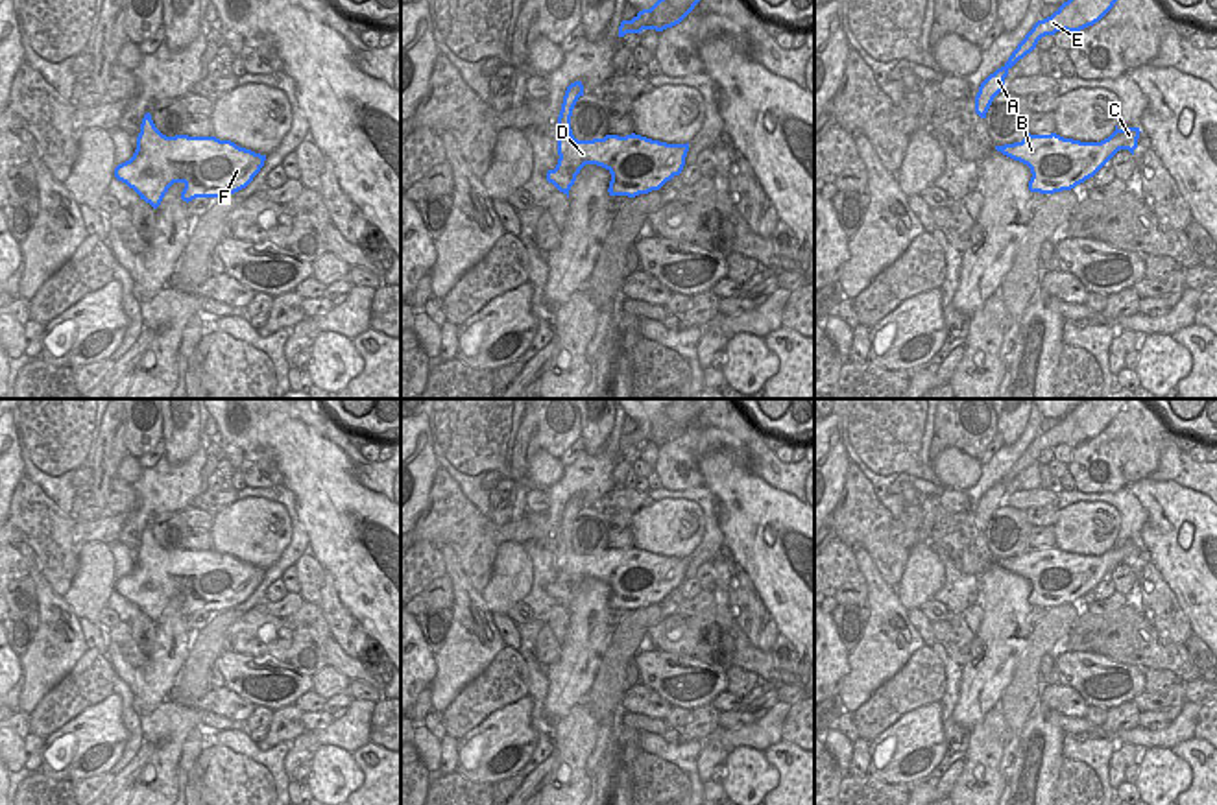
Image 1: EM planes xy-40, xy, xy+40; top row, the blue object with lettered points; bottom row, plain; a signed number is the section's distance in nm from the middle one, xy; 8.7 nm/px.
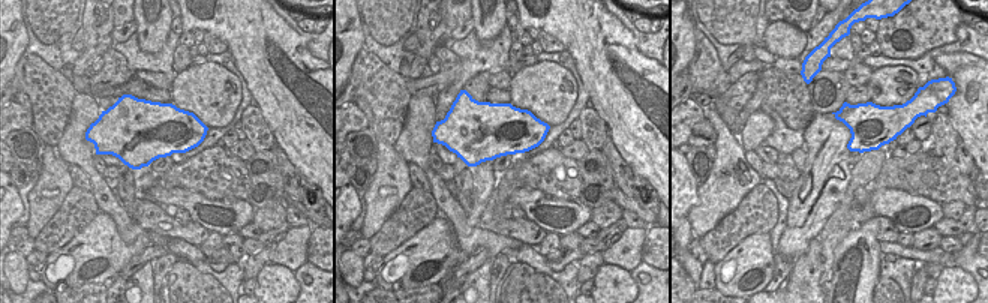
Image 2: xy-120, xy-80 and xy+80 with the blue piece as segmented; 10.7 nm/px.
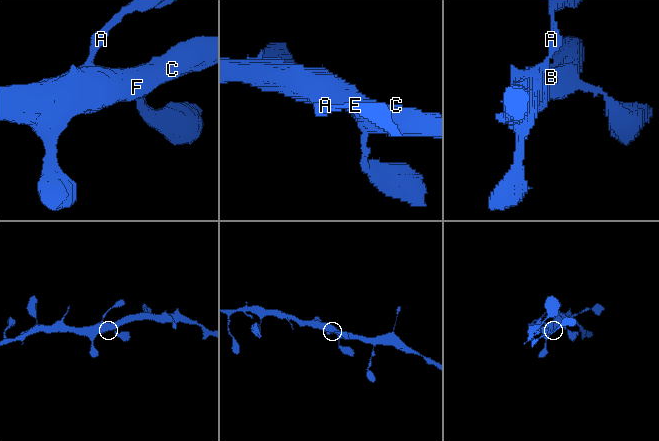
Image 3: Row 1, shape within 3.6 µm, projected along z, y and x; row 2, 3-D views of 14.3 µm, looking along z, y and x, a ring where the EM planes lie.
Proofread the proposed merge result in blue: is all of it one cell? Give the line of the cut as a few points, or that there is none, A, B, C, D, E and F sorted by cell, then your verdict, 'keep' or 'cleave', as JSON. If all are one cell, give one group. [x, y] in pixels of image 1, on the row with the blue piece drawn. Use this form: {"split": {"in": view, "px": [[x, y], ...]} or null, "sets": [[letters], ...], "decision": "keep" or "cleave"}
{"split": null, "sets": [["A", "B", "C", "D", "E", "F"]], "decision": "keep"}

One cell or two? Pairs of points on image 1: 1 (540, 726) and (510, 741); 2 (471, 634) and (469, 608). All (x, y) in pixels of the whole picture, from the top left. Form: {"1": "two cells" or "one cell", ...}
{"1": "two cells", "2": "one cell"}

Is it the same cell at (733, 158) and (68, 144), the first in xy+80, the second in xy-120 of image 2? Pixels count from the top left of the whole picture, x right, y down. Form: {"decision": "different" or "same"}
{"decision": "different"}

